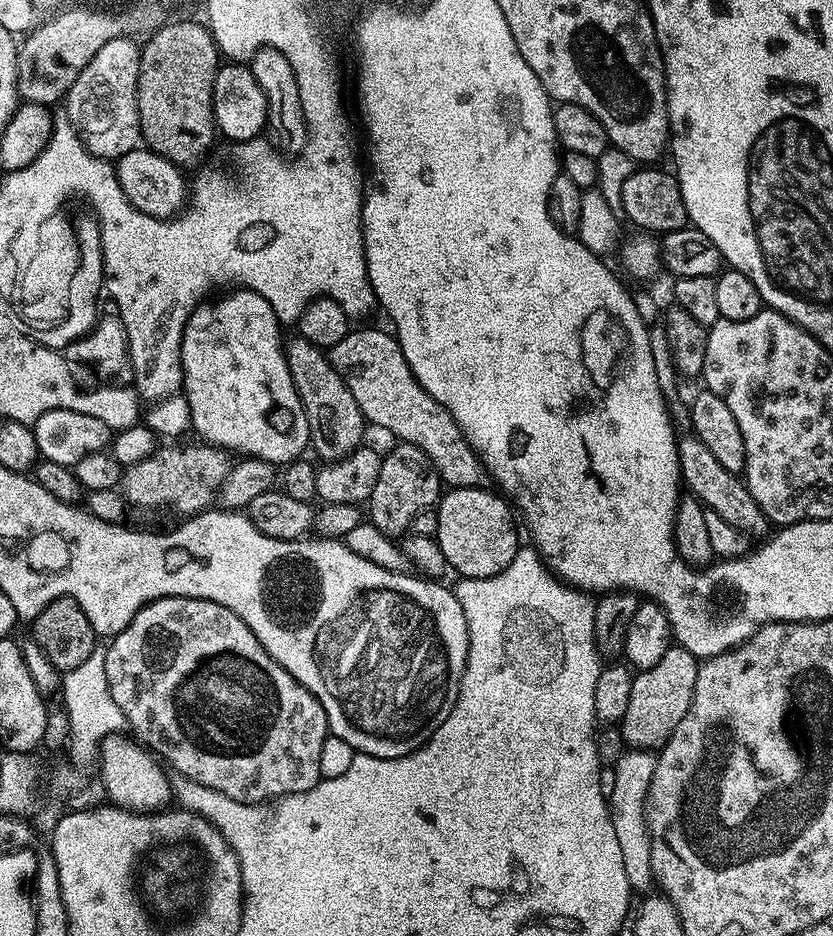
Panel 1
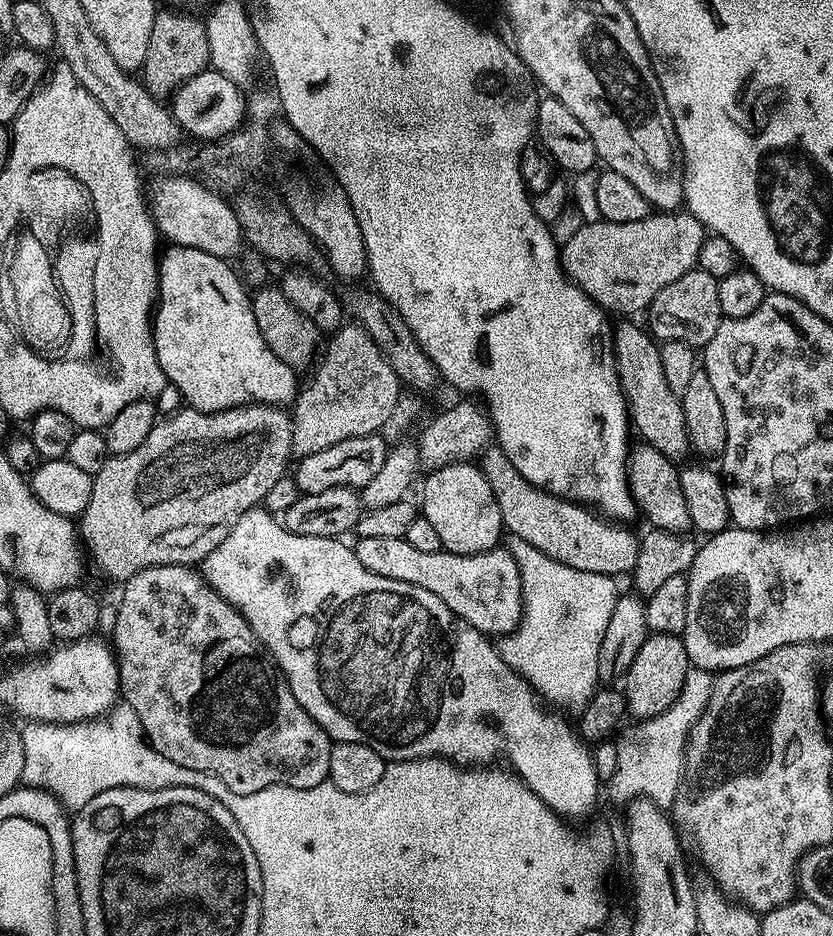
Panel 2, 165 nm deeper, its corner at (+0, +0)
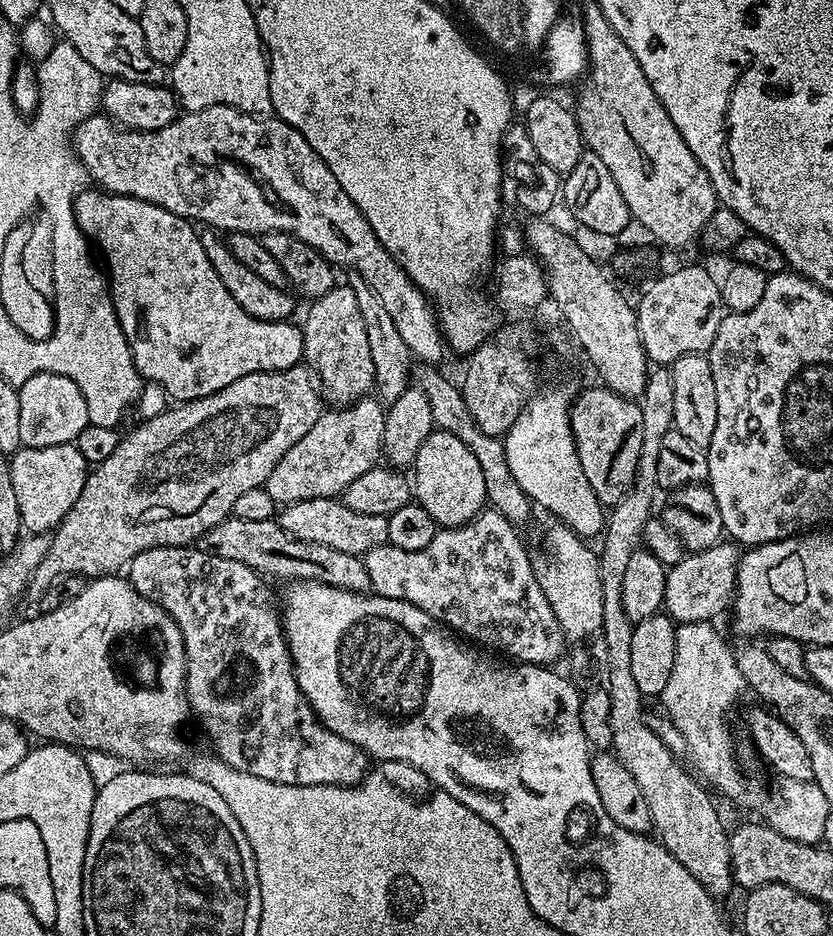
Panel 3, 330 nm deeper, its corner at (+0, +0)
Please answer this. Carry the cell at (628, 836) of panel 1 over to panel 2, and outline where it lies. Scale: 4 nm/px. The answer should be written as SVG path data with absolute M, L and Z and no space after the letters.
M689 667L678 698L674 698L674 702L670 702L670 706L662 710L662 714L641 720L635 725L637 728L624 728L619 733L621 736L615 741L618 762L606 792L620 806L627 805L630 800L643 798L654 802L659 808L671 809L676 791L680 788L680 780L684 776L684 742L688 739L689 730L706 710L713 679L713 673Z

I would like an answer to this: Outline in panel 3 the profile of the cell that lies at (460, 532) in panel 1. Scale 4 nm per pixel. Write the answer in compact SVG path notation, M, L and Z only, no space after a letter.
M432 431L422 442L414 461L414 500L434 518L440 528L457 528L469 524L480 512L485 511L488 504L486 481L482 478L482 466L478 466L478 458L470 450L462 438L454 438L454 434Z

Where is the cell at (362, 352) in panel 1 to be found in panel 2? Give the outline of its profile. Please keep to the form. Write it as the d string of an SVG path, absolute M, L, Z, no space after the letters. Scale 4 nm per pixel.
M498 446L485 448L478 466L494 490L508 536L530 542L530 546L534 546L534 550L542 550L546 558L554 558L554 562L562 562L562 566L574 566L574 570L606 574L613 578L633 571L638 561L641 537L632 533L627 523L613 522L591 507L577 504L574 500L563 500L544 488L526 482L526 478L514 470L514 462L510 462Z

